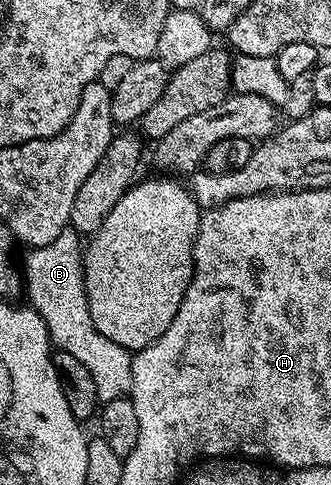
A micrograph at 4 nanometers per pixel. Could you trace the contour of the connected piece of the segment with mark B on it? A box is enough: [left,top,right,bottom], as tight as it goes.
[22,229,134,404]

